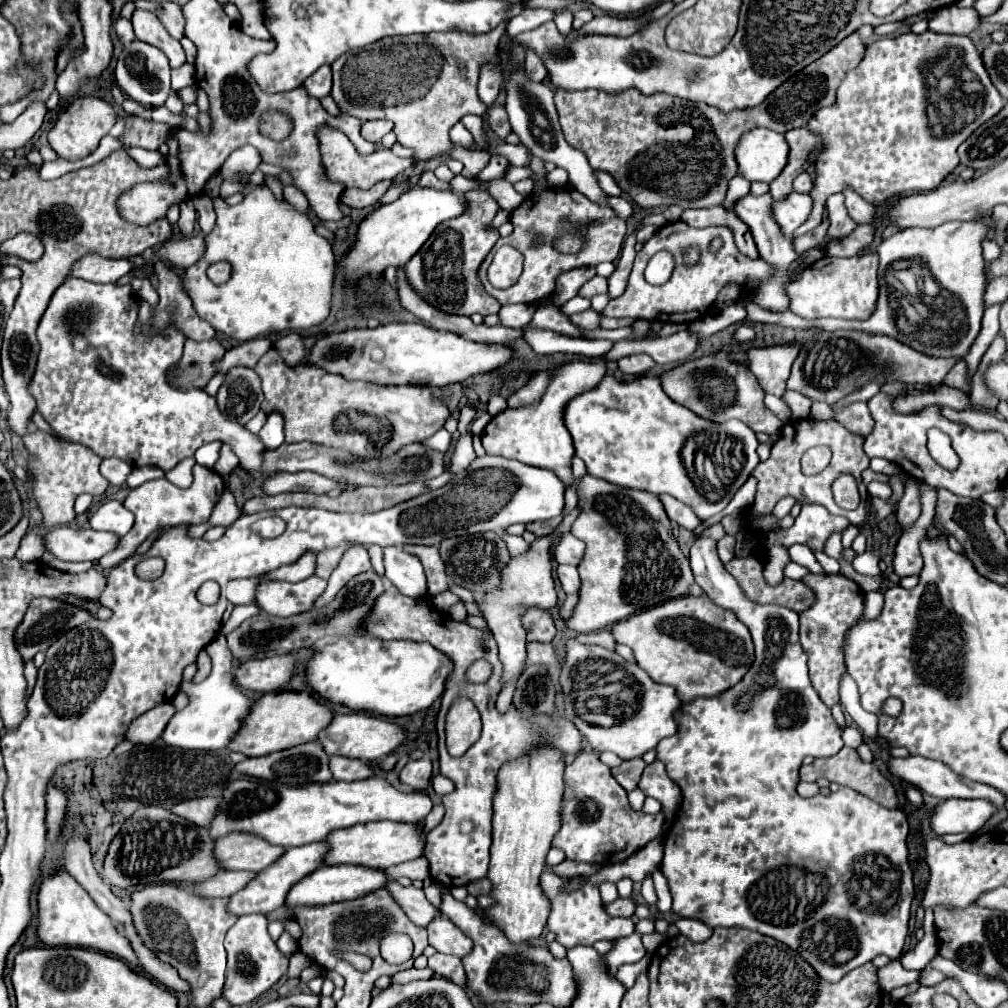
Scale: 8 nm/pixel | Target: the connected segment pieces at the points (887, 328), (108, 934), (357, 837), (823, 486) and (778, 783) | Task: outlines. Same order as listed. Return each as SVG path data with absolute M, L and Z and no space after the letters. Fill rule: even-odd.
M990 214L974 220L974 222L946 222L936 228L906 228L890 238L882 240L878 246L878 280L880 280L880 298L876 312L864 320L864 322L846 322L846 320L832 320L832 318L818 318L818 320L804 320L792 312L768 312L756 306L754 302L746 306L748 310L748 320L750 322L776 322L792 328L822 328L822 330L838 330L838 328L856 328L872 334L886 334L902 344L930 354L930 356L966 356L968 348L976 340L980 332L980 320L984 314L984 286L986 286L986 274L984 274L984 258L982 258L982 246L980 242L986 238L986 230L992 228L992 218ZM904 258L920 258L926 262L930 274L938 282L942 290L948 290L958 298L958 304L946 304L946 312L932 312L934 324L932 326L914 326L914 324L904 324L904 314L902 314L902 298L904 298L904 286L900 280L896 280L894 268L902 266L904 268Z
M58 868L52 876L44 878L38 888L38 928L36 936L46 946L80 946L106 954L116 954L132 964L138 964L128 940L118 934L112 920L94 904L90 894L70 876L64 868Z
M370 822L370 824L356 824L344 830L332 830L324 844L328 846L324 854L326 866L340 866L340 864L354 864L354 866L366 866L374 870L384 870L388 866L414 860L422 856L424 850L424 830L418 832L416 824L402 826L400 822Z
M806 418L806 420L788 420L784 426L782 426L782 438L772 446L772 454L766 462L760 462L756 468L754 468L754 476L758 478L758 492L756 492L756 498L754 498L754 504L752 508L748 510L746 518L748 520L754 520L758 516L764 516L764 514L770 514L774 504L784 498L784 496L794 496L798 502L818 502L822 506L826 506L832 514L840 514L840 516L846 516L851 525L862 526L866 522L866 498L868 498L868 492L866 492L866 486L862 484L862 470L868 468L870 464L870 458L866 456L866 452L862 450L862 444L864 444L864 438L858 436L858 434L852 434L848 432L844 426L840 426L838 422L824 422L824 420L812 420L812 418ZM818 444L824 444L824 446L830 446L832 450L832 462L826 470L822 470L820 474L816 476L804 476L802 470L800 470L800 458L802 454L810 448L810 446L818 446ZM842 472L850 472L854 474L854 478L858 480L858 488L860 488L860 496L862 496L862 502L856 510L848 512L848 510L842 510L836 506L834 498L832 498L832 492L830 492L830 484L834 482L834 478Z
M700 536L692 544L690 568L694 572L694 582L718 606L734 610L738 620L748 626L754 640L756 658L746 676L736 686L718 696L696 698L682 704L674 712L678 732L664 738L656 746L656 758L664 762L668 776L682 790L682 804L668 832L664 834L664 858L660 864L674 900L672 910L682 918L700 920L710 928L740 926L770 936L796 950L820 978L826 978L826 982L838 982L846 972L870 962L878 954L886 954L890 960L898 960L904 948L904 938L908 934L910 904L914 898L914 874L908 862L910 854L906 844L906 814L902 810L882 808L880 804L872 802L866 796L860 796L850 788L842 788L830 796L798 796L796 776L804 758L818 754L830 757L844 746L842 730L834 724L830 708L822 706L822 700L810 684L806 654L798 642L798 614L784 606L750 602L720 562L716 554L716 540L708 536ZM858 858L872 858L872 862L876 860L876 866L880 866L876 870L882 872L882 868L892 868L900 876L896 880L892 880L892 876L872 878L872 874L864 874L862 870L866 868L866 860ZM882 858L888 860L886 866L882 866ZM854 862L856 874L852 876L856 880L852 884L850 866L854 866ZM874 888L882 890L880 894L888 902L886 914L862 914L862 906L858 906L858 902L856 906L850 906L850 896L854 902L854 898L858 898L858 890ZM826 920L842 920L848 924L846 934L834 940L834 948L836 944L850 944L850 936L854 936L854 954L846 954L848 960L844 962L840 954L834 954L834 958L824 958L824 950L820 954L814 954L802 948L802 932Z

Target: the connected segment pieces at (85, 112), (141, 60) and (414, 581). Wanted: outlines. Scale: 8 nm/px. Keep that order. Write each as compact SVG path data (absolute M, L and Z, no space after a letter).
M82 96L76 98L74 102L70 102L56 118L52 130L48 132L48 144L52 146L52 150L64 158L64 160L80 160L86 158L88 154L92 154L98 148L98 142L110 134L110 130L114 128L118 120L118 112L116 108L96 96Z
M134 40L132 44L128 44L120 52L114 76L116 76L118 88L128 98L140 102L142 106L162 106L166 102L166 98L168 98L168 90L170 90L170 66L166 62L166 56L158 48L154 48L154 46L146 44L146 42Z
M388 546L384 548L384 566L386 578L410 598L426 596L426 574L418 558L406 554L402 548Z

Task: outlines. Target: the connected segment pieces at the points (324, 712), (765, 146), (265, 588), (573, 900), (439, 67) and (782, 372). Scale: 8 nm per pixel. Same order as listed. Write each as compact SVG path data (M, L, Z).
M270 692L260 696L248 716L242 720L240 730L230 740L228 750L242 752L244 756L266 756L302 742L316 740L318 732L330 724L332 712L328 706L322 706L310 692Z
M752 128L740 136L734 154L746 180L770 184L786 166L788 146L782 134L768 128Z
M310 576L296 584L266 580L258 586L256 602L266 614L294 616L298 612L310 610L324 590L326 590L326 580L318 576Z
M542 872L540 876L542 892L550 900L550 914L546 920L546 930L556 934L556 940L566 948L574 946L592 946L598 940L618 940L626 938L634 932L634 922L630 918L612 918L604 914L604 904L600 900L600 892L594 884L584 884L580 888L568 890L564 880L552 872Z
M500 22L486 34L464 34L464 32L436 32L424 36L422 42L412 44L380 44L346 52L332 62L334 86L332 98L338 108L350 116L366 120L392 120L397 142L416 150L412 160L422 162L438 156L460 160L466 178L476 174L488 162L484 152L466 152L448 138L448 130L466 114L488 116L490 129L505 139L512 128L502 106L484 106L478 100L478 68L482 62L492 60L498 54L500 36L506 32L506 24Z
M774 346L774 348L752 348L748 350L748 366L758 378L758 384L766 394L782 396L790 366L798 354L798 346Z

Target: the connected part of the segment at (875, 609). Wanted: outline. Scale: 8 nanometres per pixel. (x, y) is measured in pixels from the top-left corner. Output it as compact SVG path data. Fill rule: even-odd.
M866 592L864 594L864 614L858 622L866 622L866 620L876 618L882 612L882 606L884 606L882 592Z

